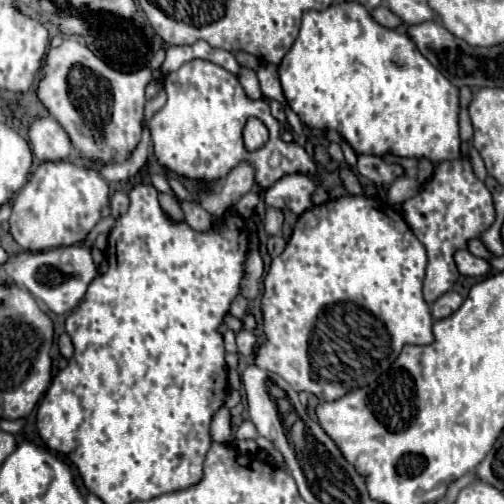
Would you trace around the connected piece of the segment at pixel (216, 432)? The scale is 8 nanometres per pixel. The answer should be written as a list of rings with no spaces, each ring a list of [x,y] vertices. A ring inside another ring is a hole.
[[[223,406],[215,416],[213,416],[213,426],[211,426],[211,436],[219,444],[231,444],[233,434],[231,434],[231,414],[229,408]]]

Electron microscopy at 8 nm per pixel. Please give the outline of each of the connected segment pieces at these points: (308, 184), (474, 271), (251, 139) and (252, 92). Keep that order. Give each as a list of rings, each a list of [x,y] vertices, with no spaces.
[[[287,174],[281,180],[277,180],[265,192],[265,204],[271,206],[271,208],[289,208],[297,216],[301,216],[305,210],[309,210],[313,206],[313,202],[311,202],[313,194],[315,194],[315,182],[313,182],[311,176],[307,176],[307,174]]]
[[[459,250],[455,254],[455,262],[459,272],[465,276],[487,276],[491,272],[491,264],[485,258],[477,258],[467,250]]]
[[[249,118],[245,124],[245,132],[243,138],[247,138],[247,150],[257,150],[267,142],[267,128],[263,126],[261,120],[257,118]]]
[[[241,68],[237,76],[239,76],[239,82],[243,86],[245,93],[250,98],[260,99],[263,97],[255,71],[251,70],[251,68]]]

